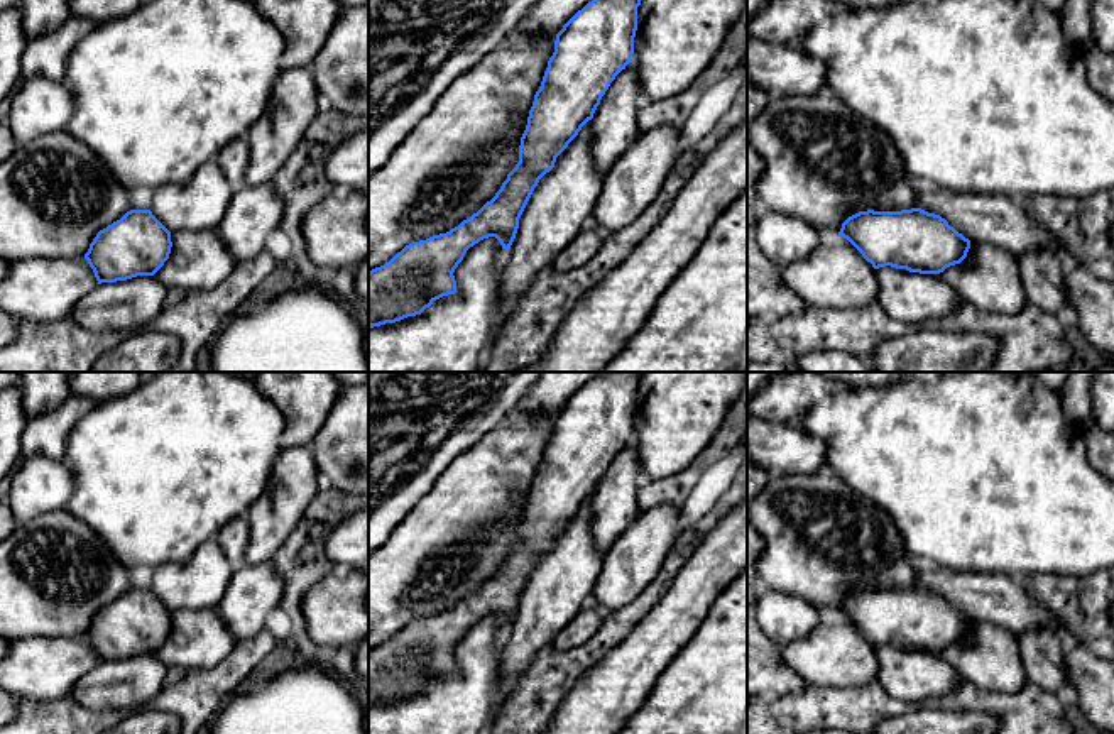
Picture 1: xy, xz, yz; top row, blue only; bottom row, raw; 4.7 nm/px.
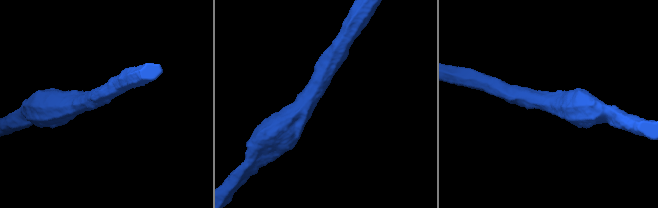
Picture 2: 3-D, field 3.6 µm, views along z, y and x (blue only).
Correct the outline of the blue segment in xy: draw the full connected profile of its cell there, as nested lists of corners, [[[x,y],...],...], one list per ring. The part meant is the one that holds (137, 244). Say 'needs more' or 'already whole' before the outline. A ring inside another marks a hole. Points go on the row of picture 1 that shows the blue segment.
needs more; [[[215,159],[189,181],[154,189],[149,210],[130,210],[100,230],[85,259],[98,284],[154,276],[171,254],[171,233],[216,228],[233,198]]]

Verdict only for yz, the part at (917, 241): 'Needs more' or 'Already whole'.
Needs more

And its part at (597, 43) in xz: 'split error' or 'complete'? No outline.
split error

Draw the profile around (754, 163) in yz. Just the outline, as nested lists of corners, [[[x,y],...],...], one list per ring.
[[[747,142],[747,235],[752,233],[756,222],[766,211],[766,206],[759,200],[757,191],[754,188],[762,167],[764,162],[761,156]]]

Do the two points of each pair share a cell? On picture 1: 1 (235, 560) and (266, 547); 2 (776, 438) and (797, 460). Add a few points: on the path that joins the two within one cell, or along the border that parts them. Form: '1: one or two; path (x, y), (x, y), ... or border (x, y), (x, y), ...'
1: two; border (249, 518), (249, 543), (244, 562)
2: one; path (781, 443), (793, 455)

